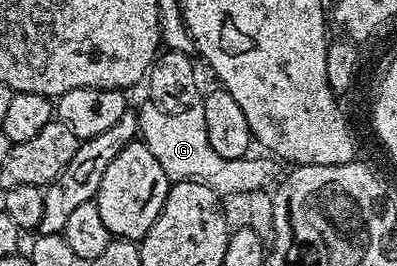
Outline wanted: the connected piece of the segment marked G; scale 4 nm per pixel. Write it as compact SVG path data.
M153 101L146 102L136 112L139 135L160 162L165 176L170 181L199 179L209 184L219 196L238 193L242 196L255 191L273 189L286 180L287 167L277 157L261 154L262 156L256 158L245 156L240 159L226 159L212 149L201 103L197 102L186 110L170 113Z

